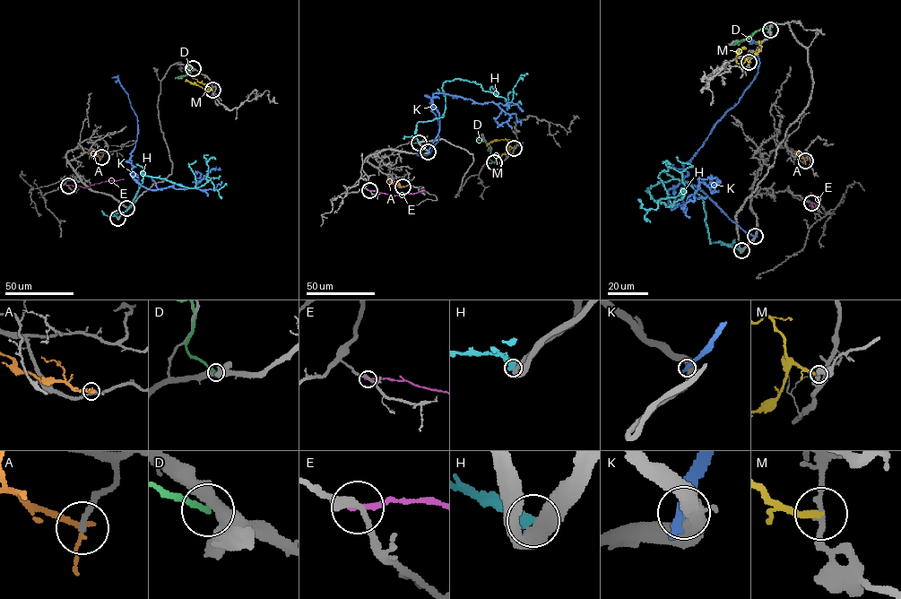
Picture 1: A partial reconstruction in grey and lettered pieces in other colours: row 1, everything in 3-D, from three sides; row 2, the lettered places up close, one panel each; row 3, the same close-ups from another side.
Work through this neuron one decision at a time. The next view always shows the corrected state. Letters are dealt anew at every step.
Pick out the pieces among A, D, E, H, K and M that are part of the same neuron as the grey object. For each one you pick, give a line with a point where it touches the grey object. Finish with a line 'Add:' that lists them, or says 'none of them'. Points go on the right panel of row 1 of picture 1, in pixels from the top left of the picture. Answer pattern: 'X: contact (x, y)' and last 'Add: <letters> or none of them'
Add: none of them

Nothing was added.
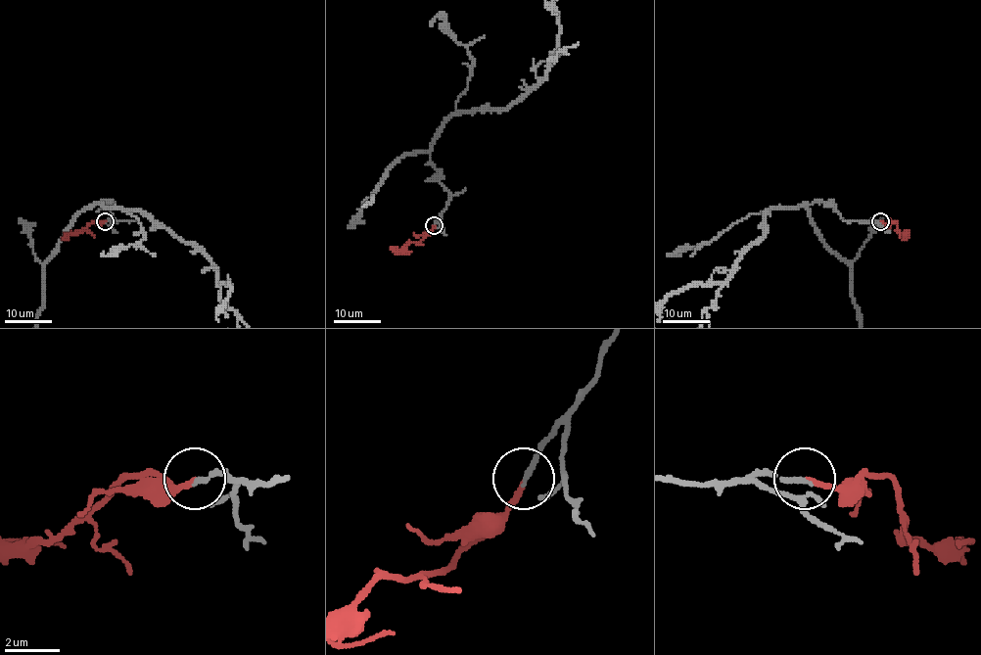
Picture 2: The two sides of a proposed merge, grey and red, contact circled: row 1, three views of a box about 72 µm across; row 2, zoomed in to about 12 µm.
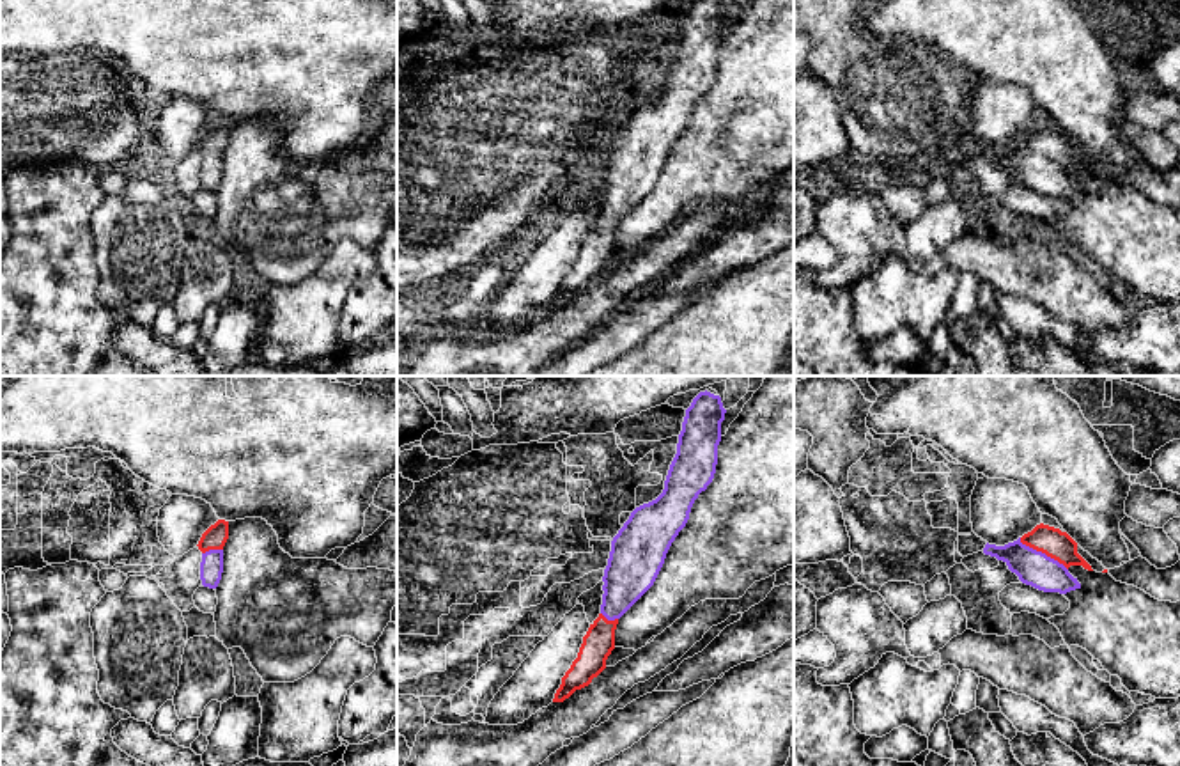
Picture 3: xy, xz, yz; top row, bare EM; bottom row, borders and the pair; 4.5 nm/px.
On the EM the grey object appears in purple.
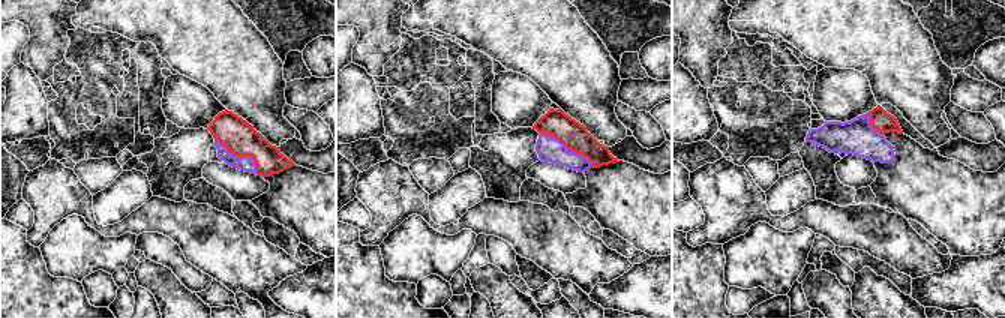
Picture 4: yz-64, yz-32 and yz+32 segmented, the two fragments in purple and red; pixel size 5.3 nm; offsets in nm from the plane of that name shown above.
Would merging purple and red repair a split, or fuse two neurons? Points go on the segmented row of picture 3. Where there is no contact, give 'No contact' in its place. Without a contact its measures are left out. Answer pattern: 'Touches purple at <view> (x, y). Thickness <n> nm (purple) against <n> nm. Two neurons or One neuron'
Touches purple at yz (1040, 552). Thickness 160 nm (purple) against 130 nm. One neuron

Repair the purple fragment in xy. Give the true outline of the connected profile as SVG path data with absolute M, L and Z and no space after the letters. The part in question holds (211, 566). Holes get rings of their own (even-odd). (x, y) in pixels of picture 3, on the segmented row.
M218 520L198 541L202 551L200 580L204 587L216 589L223 573L223 546L229 539L229 521Z

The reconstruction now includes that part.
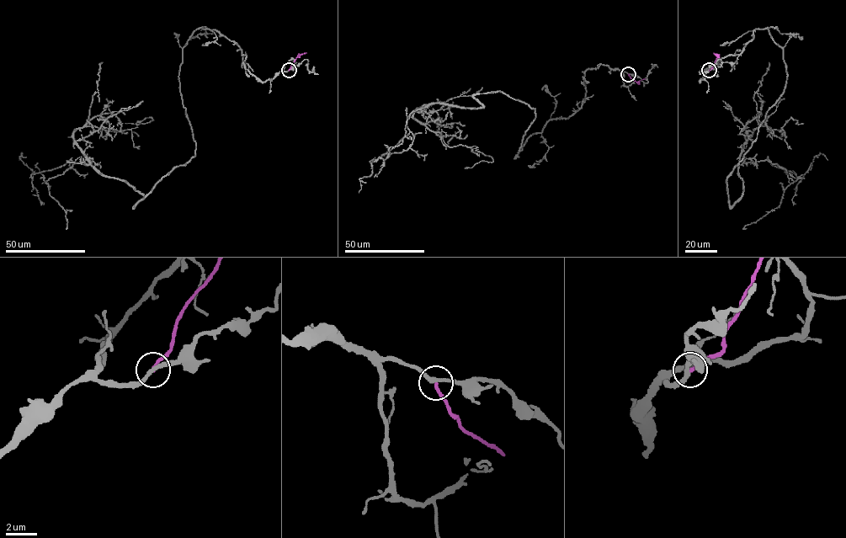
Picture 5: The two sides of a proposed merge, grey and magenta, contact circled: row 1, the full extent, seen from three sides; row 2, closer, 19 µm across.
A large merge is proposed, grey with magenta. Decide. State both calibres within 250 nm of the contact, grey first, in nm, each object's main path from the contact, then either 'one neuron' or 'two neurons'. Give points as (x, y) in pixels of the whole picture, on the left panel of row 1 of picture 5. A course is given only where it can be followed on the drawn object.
240/190 nm | grey via (289, 70), (261, 81), (194, 31), (195, 155), (133, 208), (73, 136), (153, 119), (125, 123) | magenta via (289, 70), (297, 56), (306, 52) | two neurons

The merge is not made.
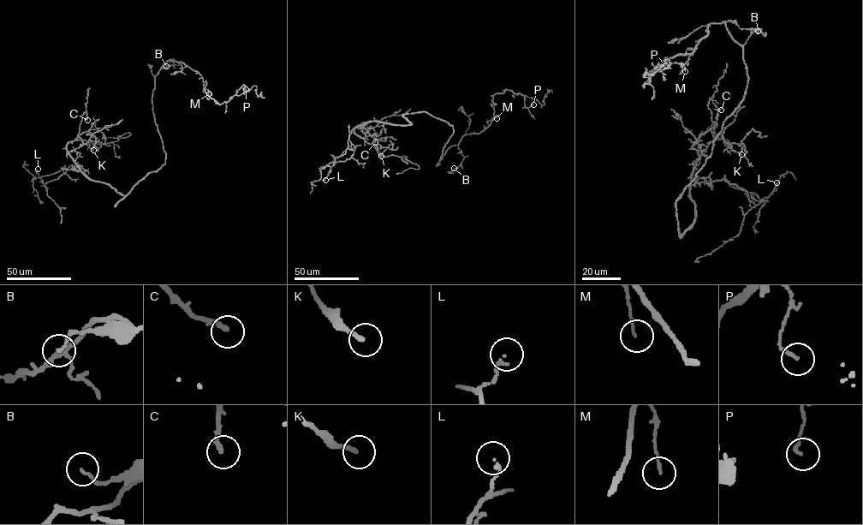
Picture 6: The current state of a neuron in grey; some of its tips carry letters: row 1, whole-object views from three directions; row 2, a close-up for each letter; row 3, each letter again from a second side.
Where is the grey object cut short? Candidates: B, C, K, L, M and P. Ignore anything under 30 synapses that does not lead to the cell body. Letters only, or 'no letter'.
no letter

